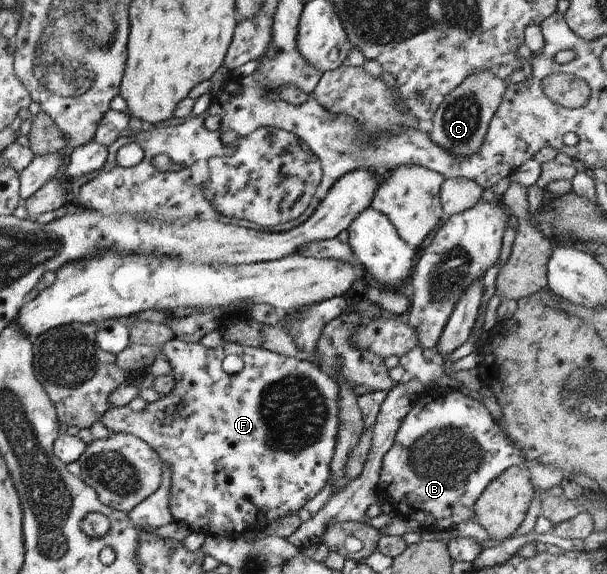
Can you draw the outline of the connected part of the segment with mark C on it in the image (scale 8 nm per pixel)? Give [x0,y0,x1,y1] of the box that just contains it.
[428,70,506,159]

